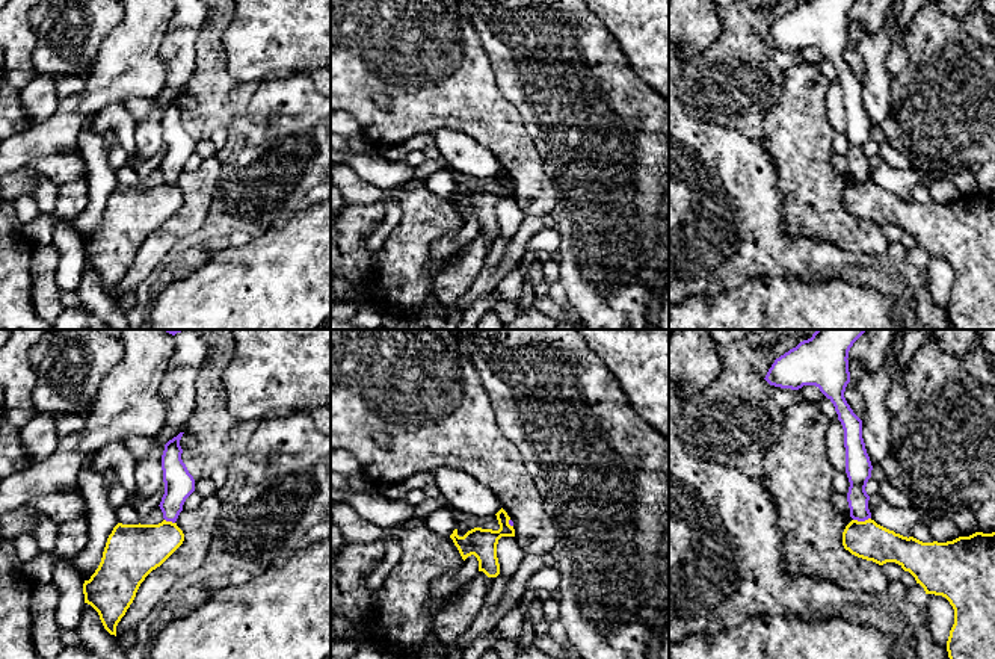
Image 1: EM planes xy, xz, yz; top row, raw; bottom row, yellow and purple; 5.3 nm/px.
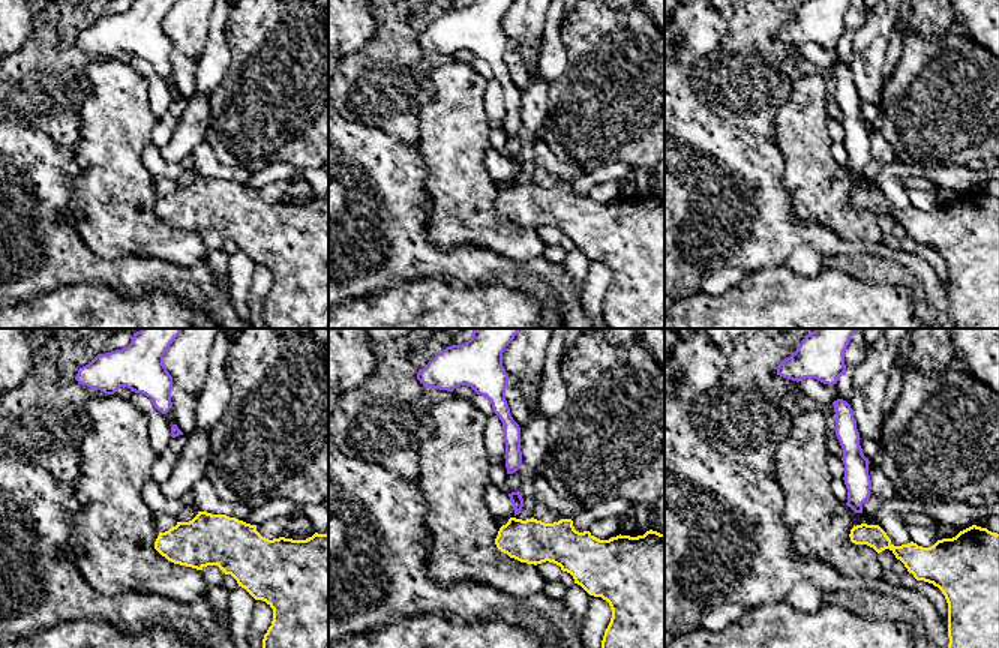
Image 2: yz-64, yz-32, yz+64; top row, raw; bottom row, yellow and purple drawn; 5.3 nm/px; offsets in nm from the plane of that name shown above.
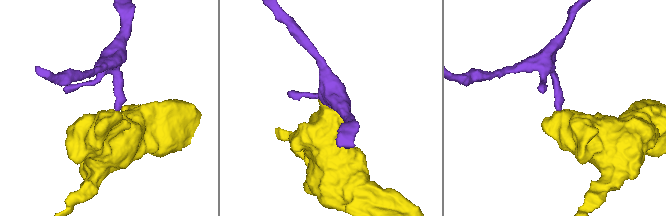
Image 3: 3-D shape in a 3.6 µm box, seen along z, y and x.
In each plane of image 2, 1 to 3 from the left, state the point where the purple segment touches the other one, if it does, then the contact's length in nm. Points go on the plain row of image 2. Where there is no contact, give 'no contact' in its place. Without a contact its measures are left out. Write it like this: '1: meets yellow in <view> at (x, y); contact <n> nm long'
1: no contact
2: no contact
3: no contact

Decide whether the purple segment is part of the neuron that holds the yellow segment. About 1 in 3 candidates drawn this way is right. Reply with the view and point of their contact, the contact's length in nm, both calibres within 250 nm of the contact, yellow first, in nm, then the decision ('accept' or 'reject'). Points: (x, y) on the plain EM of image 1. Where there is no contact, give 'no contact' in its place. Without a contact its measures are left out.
contact yz (861, 183); length 100 nm; calibres 200 and 120 nm; reject

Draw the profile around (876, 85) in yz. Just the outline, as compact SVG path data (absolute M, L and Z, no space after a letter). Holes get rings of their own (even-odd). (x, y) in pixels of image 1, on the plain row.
M889 12L886 23L876 33L864 33L856 50L864 60L862 100L871 127L882 125L888 115L891 76L886 71L886 57L891 45Z

